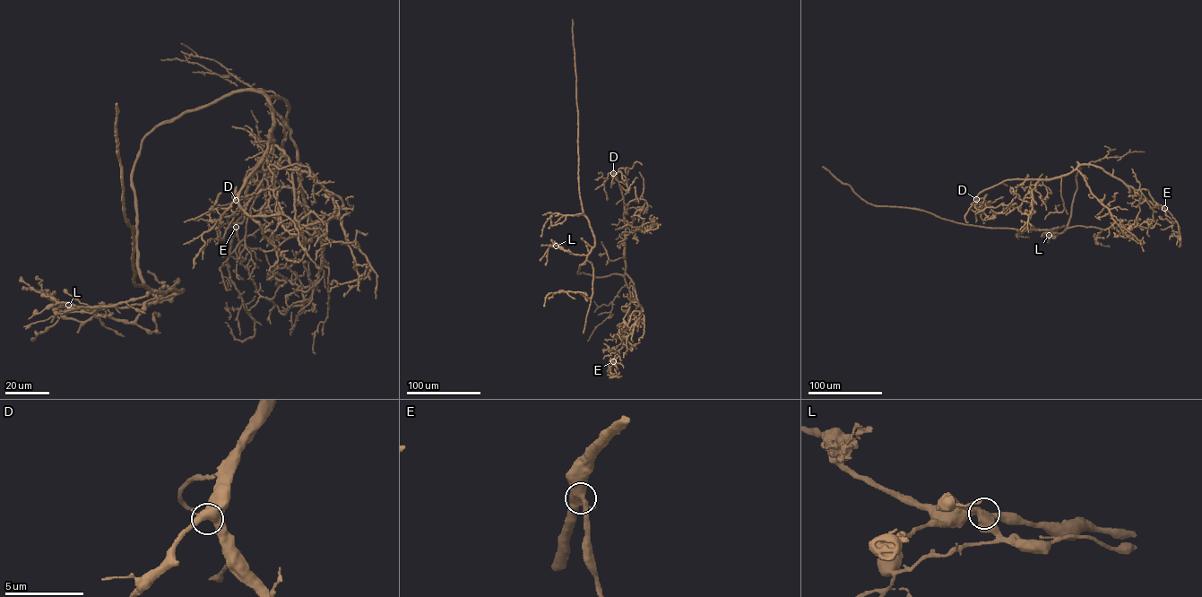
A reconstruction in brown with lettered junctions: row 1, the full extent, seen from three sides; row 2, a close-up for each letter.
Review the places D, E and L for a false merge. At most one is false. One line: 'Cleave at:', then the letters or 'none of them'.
Cleave at: L

